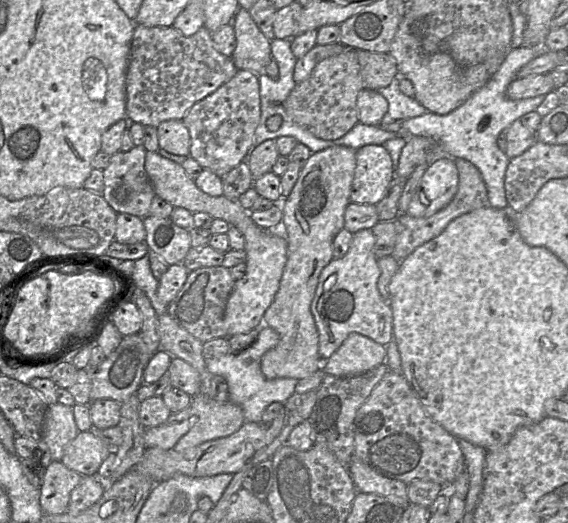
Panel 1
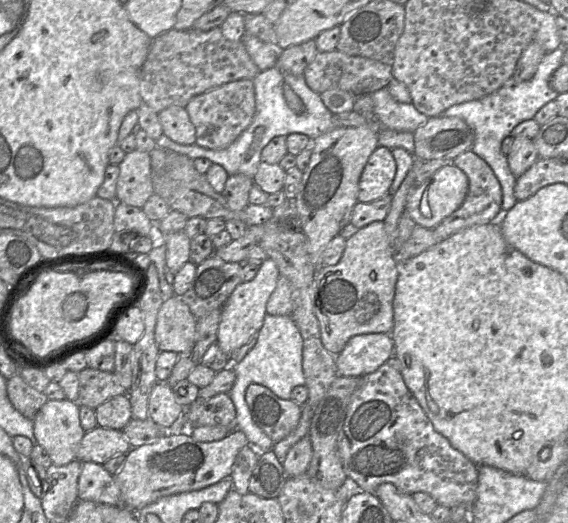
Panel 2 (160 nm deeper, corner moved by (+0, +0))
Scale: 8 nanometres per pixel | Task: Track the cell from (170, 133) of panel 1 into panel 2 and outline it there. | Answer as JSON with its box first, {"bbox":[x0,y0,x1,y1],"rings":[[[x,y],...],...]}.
{"bbox":[158,106,196,145],"rings":[[[170,106],[158,113],[158,118],[163,134],[168,138],[182,145],[195,143],[196,129],[185,108]]]}

